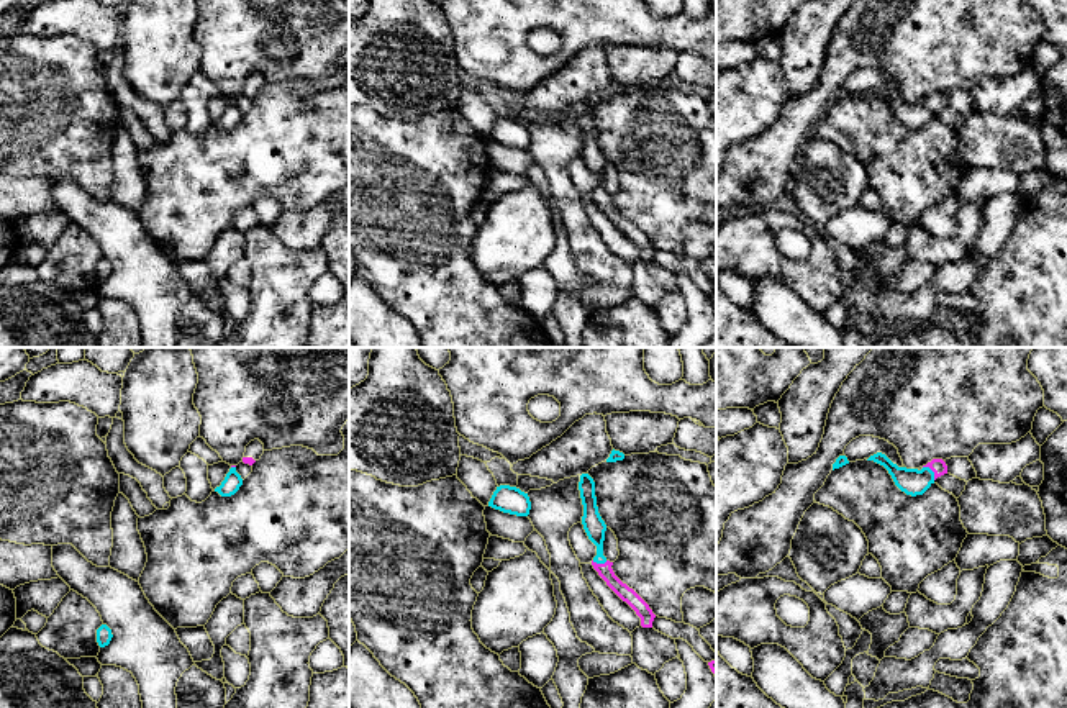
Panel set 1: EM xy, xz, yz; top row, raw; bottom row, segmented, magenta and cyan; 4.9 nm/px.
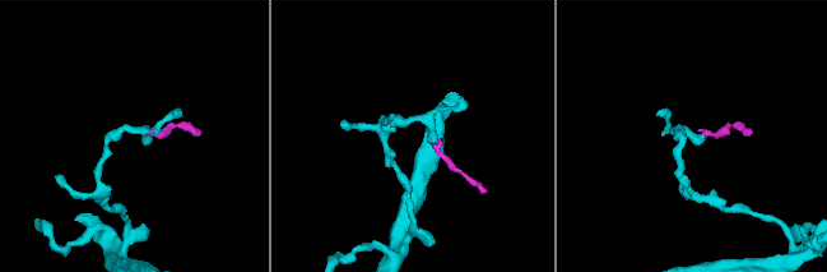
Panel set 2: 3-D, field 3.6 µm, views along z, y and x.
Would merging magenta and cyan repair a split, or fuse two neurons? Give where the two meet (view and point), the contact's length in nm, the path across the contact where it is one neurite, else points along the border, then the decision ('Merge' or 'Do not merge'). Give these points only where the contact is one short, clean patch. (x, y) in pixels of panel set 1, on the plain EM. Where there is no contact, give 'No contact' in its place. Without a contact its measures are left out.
Touches magenta at yz (931, 102). Shared border 90 nm. Path across: yz (938, 99), (931, 102), (920, 113), (913, 115). Merge

